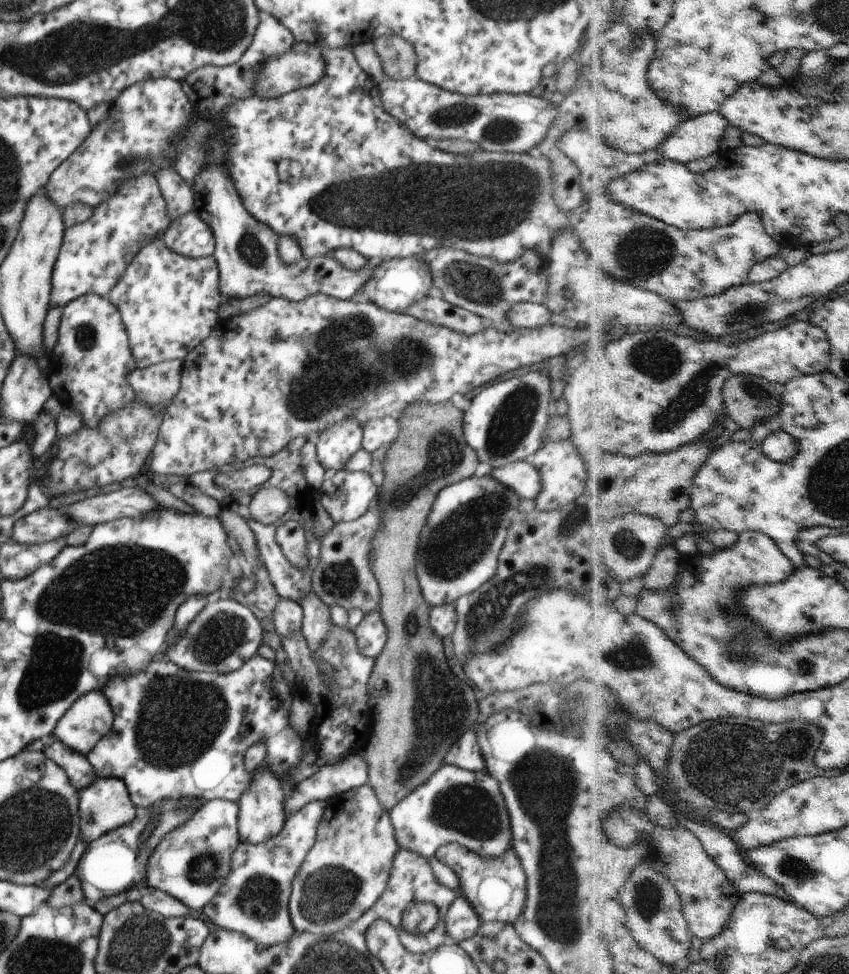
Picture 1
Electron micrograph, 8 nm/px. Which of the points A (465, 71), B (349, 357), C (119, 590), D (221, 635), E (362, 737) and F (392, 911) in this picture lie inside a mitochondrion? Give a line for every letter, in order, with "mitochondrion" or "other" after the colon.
A: other
B: mitochondrion
C: mitochondrion
D: mitochondrion
E: other
F: other

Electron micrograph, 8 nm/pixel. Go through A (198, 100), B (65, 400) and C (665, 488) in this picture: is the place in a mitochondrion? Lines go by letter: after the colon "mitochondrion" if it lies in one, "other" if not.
A: other
B: other
C: other

